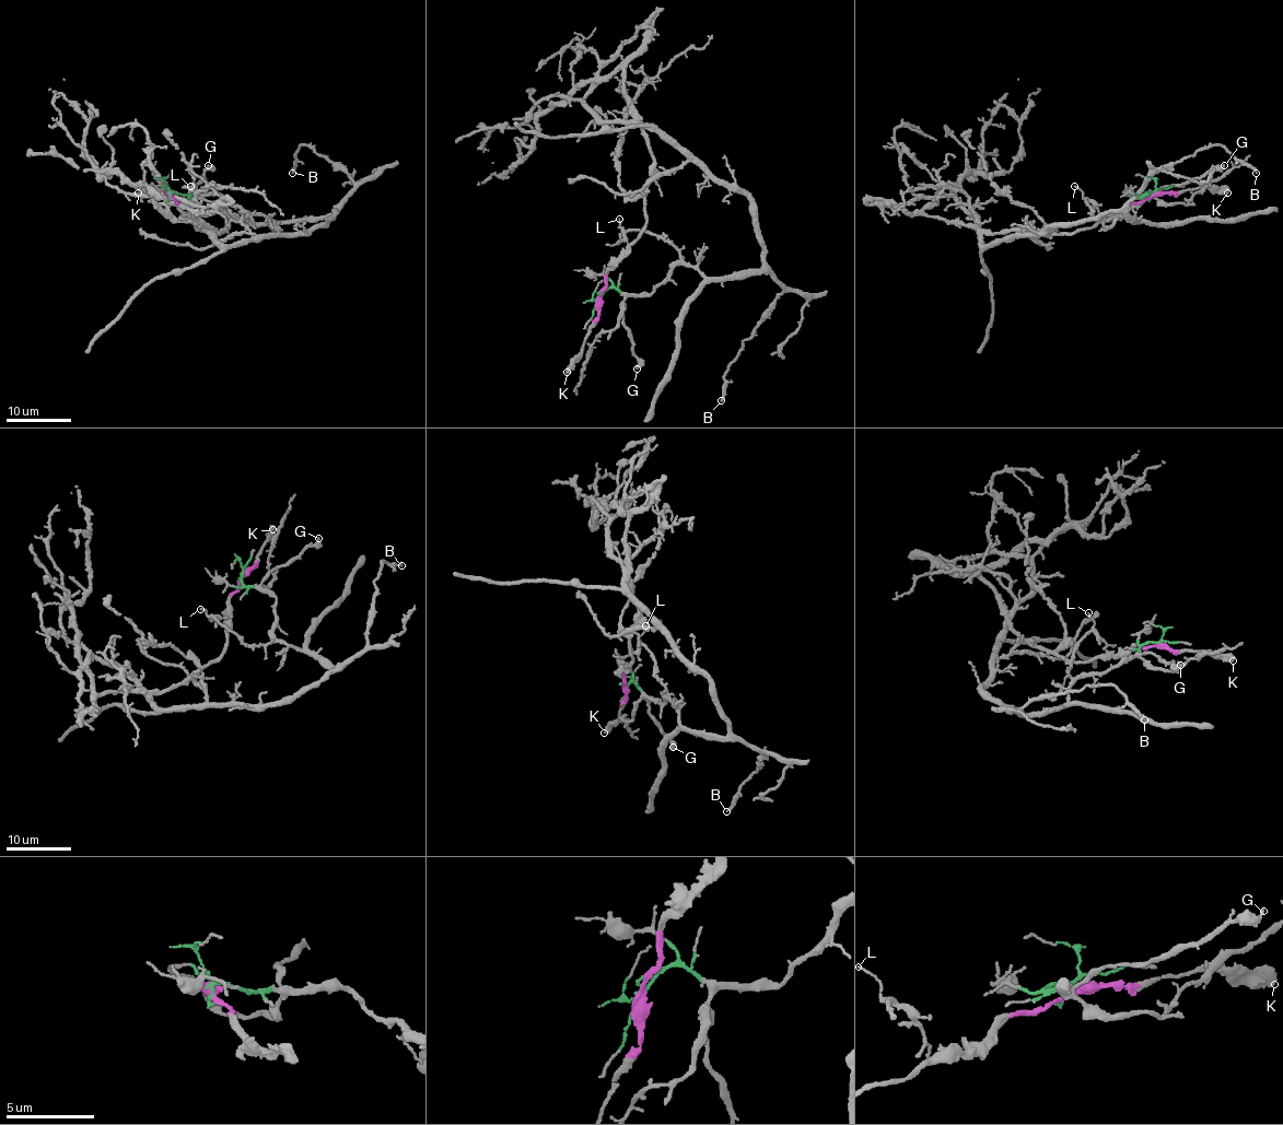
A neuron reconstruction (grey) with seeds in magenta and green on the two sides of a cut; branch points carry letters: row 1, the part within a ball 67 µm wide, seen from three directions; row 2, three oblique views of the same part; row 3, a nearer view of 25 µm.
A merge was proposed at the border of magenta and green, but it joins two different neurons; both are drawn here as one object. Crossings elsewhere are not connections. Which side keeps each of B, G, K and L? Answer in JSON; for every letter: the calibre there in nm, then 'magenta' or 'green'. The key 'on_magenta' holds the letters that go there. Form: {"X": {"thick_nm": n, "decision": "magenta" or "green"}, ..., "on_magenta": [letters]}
{"B": {"thick_nm": 160, "decision": "green"}, "G": {"thick_nm": 190, "decision": "green"}, "K": {"thick_nm": 550, "decision": "magenta"}, "L": {"thick_nm": 100, "decision": "green"}, "on_magenta": ["K"]}

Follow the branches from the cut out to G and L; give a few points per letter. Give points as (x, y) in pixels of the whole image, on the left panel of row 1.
G: (171, 195), (195, 192), (195, 185), (202, 178), (208, 165)
L: (171, 195), (221, 195), (232, 206), (245, 209), (252, 215), (235, 218), (219, 204), (191, 198), (189, 186)

